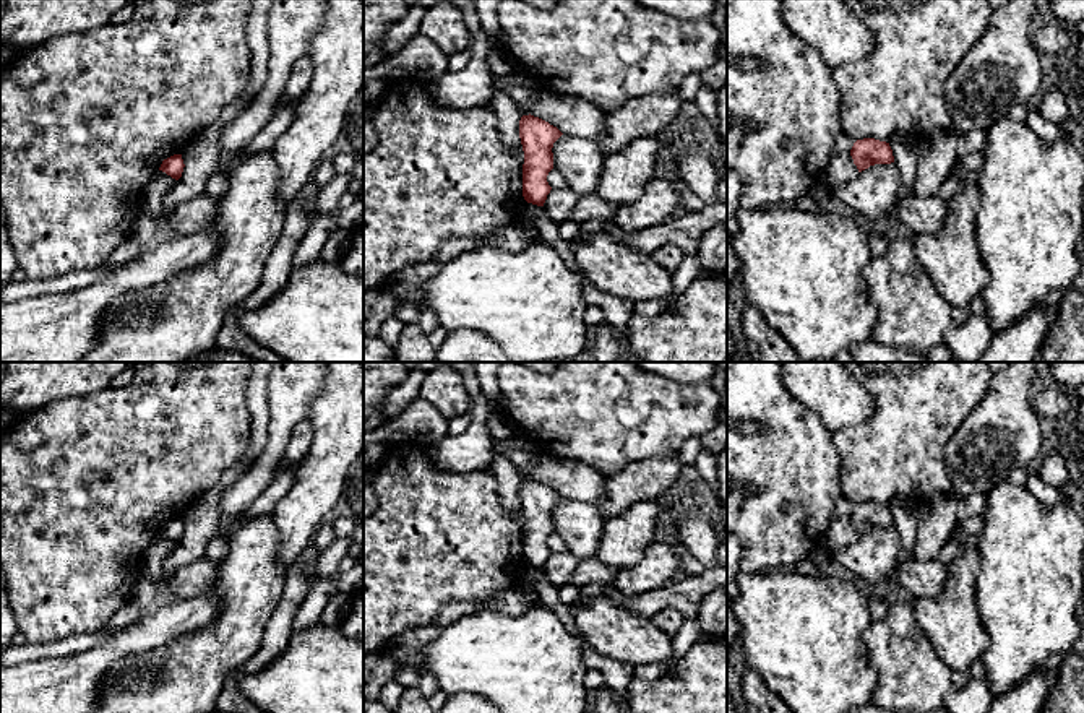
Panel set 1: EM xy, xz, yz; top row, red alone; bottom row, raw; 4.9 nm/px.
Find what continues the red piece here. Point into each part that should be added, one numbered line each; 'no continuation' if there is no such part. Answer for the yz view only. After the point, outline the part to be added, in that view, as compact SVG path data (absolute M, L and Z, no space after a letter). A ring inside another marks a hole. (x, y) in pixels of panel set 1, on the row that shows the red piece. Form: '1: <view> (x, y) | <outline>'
no continuation

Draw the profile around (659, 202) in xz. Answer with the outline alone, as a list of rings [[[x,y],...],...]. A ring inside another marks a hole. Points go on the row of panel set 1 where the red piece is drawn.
[[[652,177],[636,201],[618,206],[612,221],[628,234],[639,234],[667,224],[680,211],[675,184]]]

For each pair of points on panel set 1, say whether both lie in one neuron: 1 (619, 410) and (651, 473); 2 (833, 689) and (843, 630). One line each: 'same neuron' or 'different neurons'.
1: different neurons
2: same neuron

